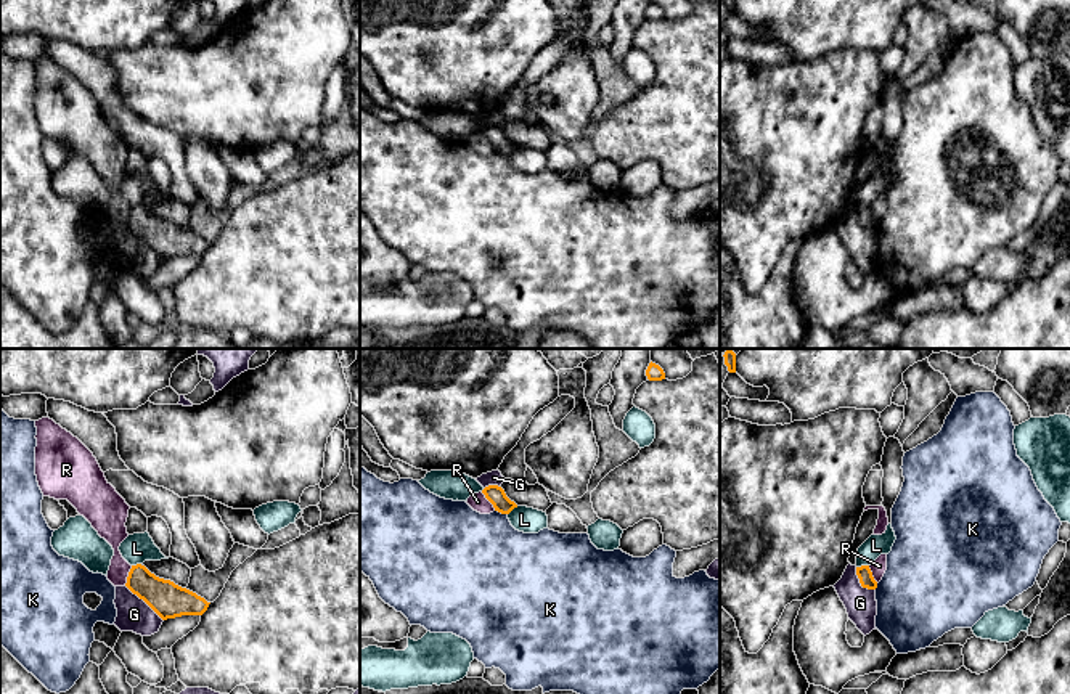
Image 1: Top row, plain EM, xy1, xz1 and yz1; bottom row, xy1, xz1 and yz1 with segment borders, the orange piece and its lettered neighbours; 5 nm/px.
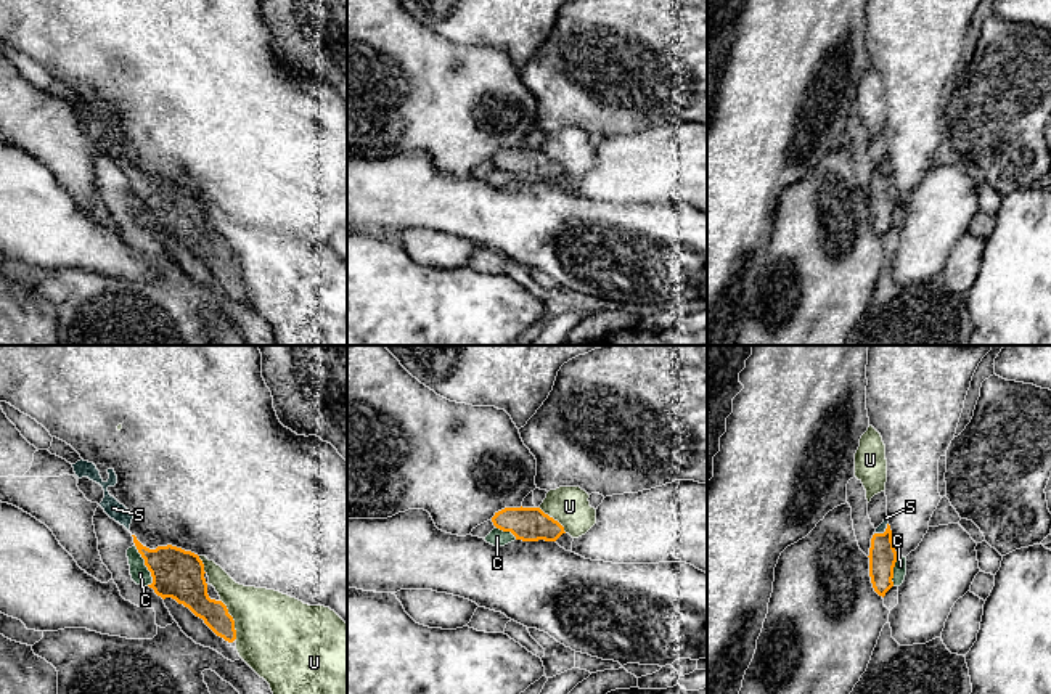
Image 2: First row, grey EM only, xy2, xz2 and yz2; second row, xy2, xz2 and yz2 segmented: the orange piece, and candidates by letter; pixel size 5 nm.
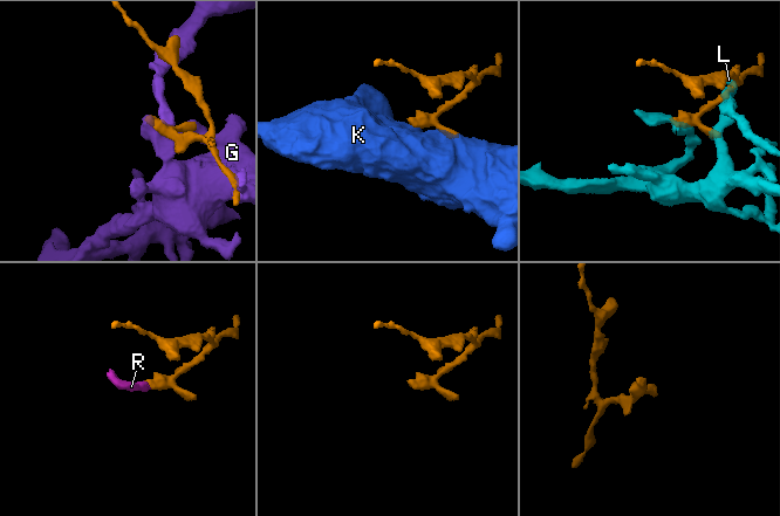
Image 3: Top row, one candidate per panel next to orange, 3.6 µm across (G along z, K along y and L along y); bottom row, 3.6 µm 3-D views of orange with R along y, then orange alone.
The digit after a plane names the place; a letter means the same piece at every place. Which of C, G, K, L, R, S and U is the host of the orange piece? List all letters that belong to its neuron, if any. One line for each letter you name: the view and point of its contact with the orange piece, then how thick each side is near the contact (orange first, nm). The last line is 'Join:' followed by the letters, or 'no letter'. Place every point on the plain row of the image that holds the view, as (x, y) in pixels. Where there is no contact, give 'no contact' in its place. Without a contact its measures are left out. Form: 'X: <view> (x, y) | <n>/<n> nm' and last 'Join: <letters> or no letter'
S: yz2 (884, 172) | 140/50 nm
Join: S

